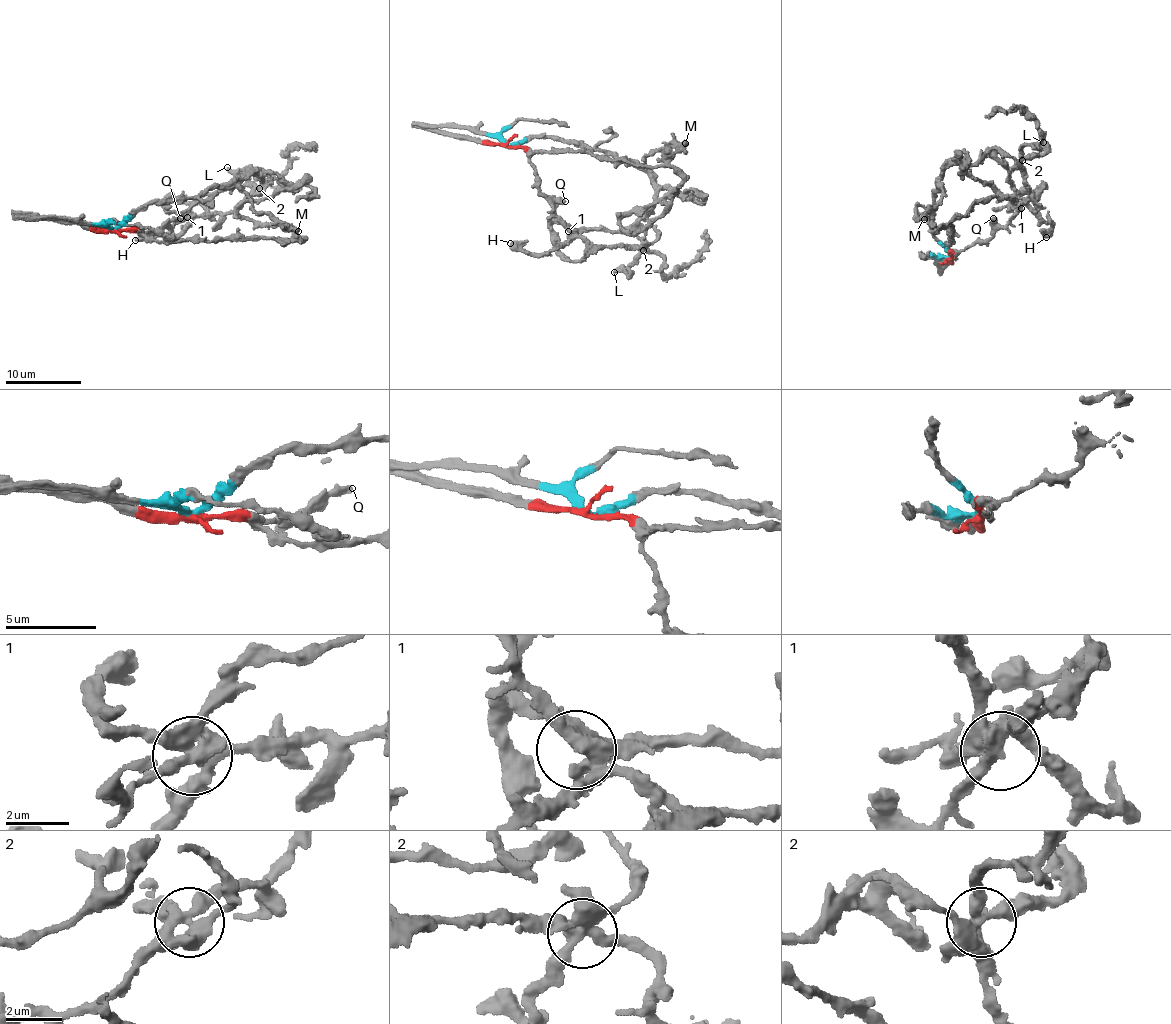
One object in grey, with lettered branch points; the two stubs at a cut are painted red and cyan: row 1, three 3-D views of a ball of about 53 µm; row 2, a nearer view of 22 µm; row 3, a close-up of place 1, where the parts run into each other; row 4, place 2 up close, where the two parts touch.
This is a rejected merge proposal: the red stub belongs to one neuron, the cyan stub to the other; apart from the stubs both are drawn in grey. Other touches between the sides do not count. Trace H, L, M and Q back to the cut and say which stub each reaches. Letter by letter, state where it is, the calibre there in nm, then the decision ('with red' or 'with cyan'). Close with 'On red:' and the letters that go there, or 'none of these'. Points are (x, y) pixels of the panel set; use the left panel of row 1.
H: at (135, 240); 550 nm thick; with red
L: at (227, 167); 320 nm thick; with cyan
M: at (298, 231); 480 nm thick; with cyan
Q: at (180, 218); 400 nm thick; with red
On red: H, Q

